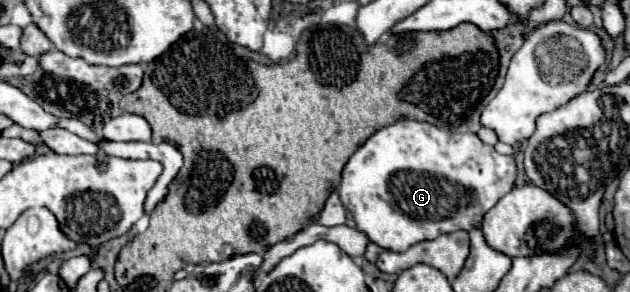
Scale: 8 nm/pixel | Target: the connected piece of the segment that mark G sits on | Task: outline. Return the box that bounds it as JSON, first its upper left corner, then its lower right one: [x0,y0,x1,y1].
[339,118,515,252]

